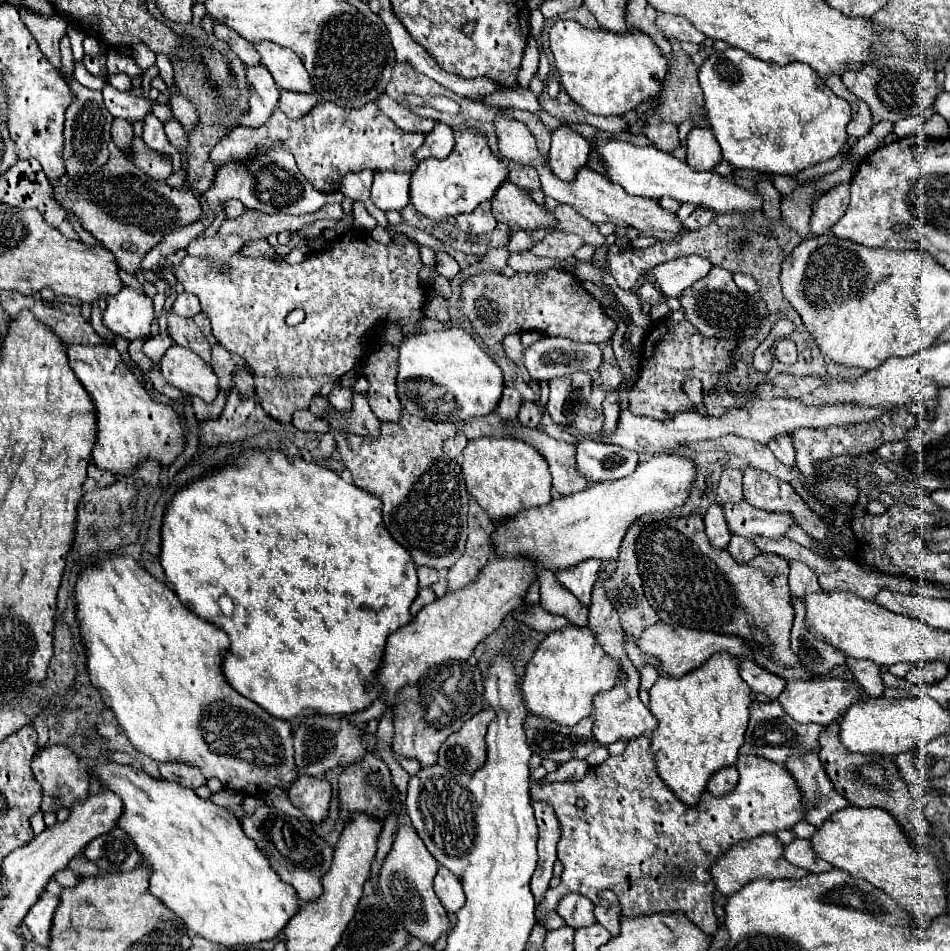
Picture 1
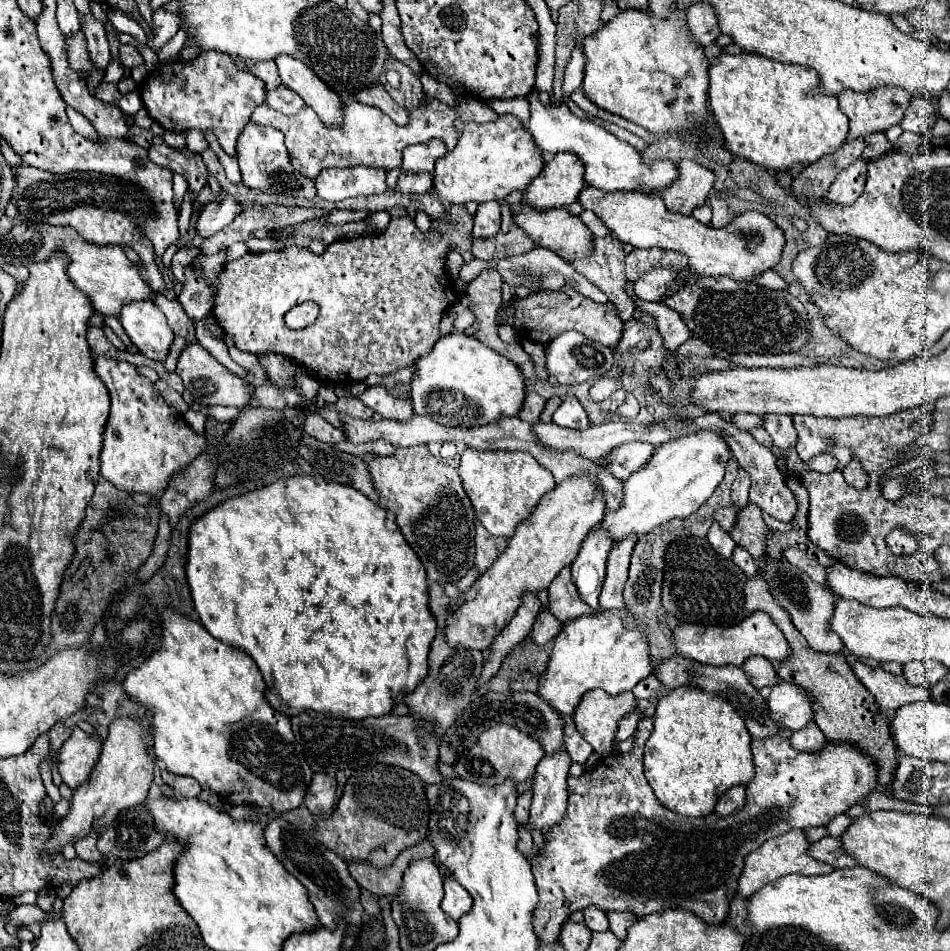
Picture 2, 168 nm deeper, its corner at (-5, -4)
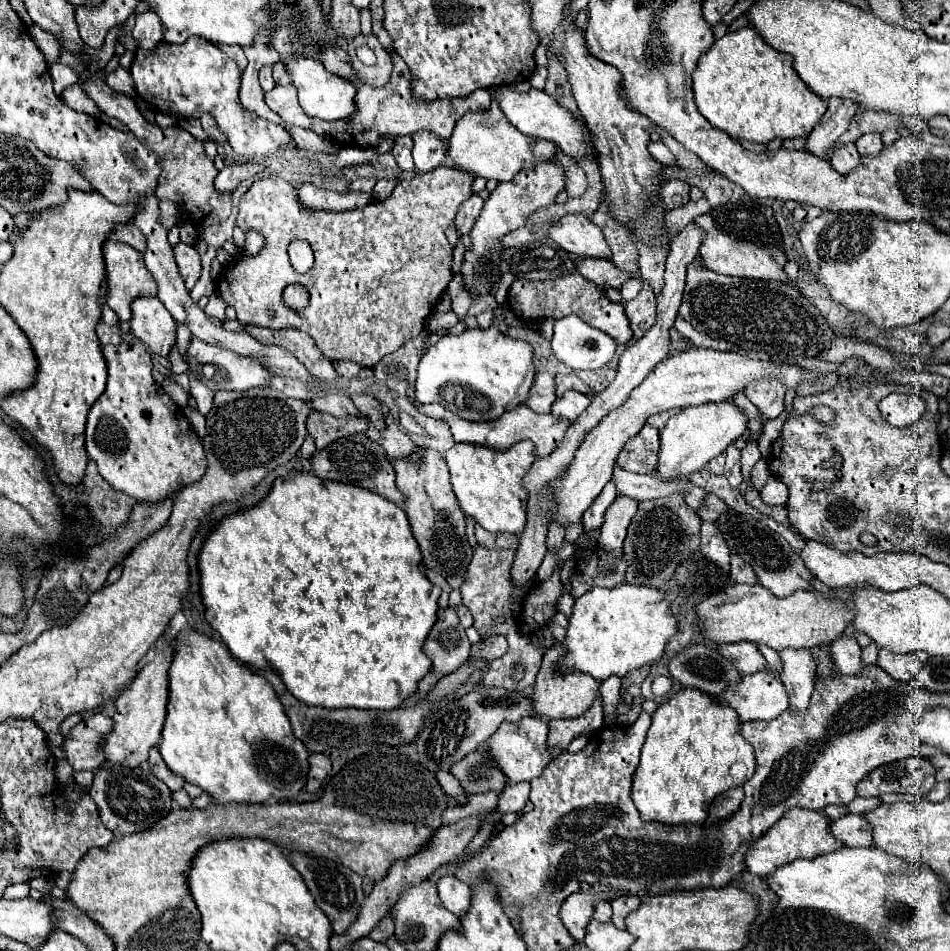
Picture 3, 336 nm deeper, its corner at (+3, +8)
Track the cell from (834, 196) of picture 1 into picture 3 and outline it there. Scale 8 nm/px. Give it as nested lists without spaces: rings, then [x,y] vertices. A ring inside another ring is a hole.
[[[849,142],[849,144],[839,146],[839,148],[831,154],[831,160],[829,160],[829,162],[831,162],[831,166],[833,166],[837,172],[847,174],[849,170],[853,170],[853,168],[861,162],[861,156],[859,156],[855,144]]]

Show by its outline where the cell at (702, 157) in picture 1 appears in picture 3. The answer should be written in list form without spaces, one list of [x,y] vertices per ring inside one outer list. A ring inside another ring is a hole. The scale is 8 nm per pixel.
[[[669,180],[661,186],[661,198],[667,210],[685,206],[689,202],[689,184],[683,180]]]

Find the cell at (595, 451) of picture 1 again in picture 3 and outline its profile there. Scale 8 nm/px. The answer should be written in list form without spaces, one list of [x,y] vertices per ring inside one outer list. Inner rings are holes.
[[[643,426],[643,430],[633,436],[621,450],[617,466],[635,474],[653,474],[657,470],[659,454],[659,430],[653,426]]]

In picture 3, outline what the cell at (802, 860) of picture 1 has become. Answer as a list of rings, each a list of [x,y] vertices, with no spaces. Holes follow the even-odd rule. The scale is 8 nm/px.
[[[847,814],[831,824],[831,832],[835,838],[843,840],[845,846],[851,846],[851,848],[873,846],[871,826],[865,822],[865,816]]]

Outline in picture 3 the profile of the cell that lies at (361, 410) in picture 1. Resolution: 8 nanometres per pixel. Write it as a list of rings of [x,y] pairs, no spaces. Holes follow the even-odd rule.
[[[389,422],[389,426],[379,432],[379,444],[395,460],[409,458],[411,454],[417,452],[417,446],[411,442],[411,438],[405,432],[399,430],[399,426],[395,422]]]

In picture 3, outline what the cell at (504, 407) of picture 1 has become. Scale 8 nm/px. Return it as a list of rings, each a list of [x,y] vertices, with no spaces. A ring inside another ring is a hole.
[[[539,372],[535,378],[535,384],[531,388],[531,396],[525,402],[531,410],[539,412],[539,414],[549,414],[551,406],[555,402],[555,376],[549,372]]]

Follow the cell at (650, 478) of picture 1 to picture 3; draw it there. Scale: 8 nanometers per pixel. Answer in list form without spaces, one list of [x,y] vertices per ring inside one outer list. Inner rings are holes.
[[[725,400],[721,404],[701,404],[681,408],[671,416],[661,428],[661,450],[657,474],[663,478],[687,478],[691,472],[703,468],[711,458],[725,452],[725,448],[747,432],[747,414],[733,402]]]

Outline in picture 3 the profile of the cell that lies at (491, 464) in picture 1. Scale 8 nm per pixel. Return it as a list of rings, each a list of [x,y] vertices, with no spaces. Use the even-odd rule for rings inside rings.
[[[529,440],[517,442],[505,452],[473,444],[455,444],[445,452],[445,460],[449,464],[453,492],[463,512],[473,516],[475,522],[479,522],[489,532],[523,532],[527,492],[523,490],[521,480],[535,462],[533,444]]]

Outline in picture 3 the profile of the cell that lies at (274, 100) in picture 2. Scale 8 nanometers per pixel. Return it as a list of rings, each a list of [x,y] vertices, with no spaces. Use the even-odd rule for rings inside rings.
[[[283,62],[273,64],[273,78],[275,78],[275,82],[277,82],[277,84],[281,84],[281,86],[285,86],[285,84],[289,84],[289,82],[291,82],[291,78],[289,78],[289,74],[287,74],[287,70],[285,70],[285,64],[283,64]]]

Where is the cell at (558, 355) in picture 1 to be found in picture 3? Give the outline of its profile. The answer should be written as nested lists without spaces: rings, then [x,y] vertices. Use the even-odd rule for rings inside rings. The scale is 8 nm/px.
[[[577,316],[555,320],[553,330],[553,352],[573,370],[597,370],[605,366],[617,350],[617,342],[609,334],[599,332]]]

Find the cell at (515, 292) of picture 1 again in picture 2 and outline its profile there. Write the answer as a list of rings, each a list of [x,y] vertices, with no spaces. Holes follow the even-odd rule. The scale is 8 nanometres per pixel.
[[[571,286],[537,292],[521,300],[513,298],[511,302],[505,302],[499,308],[499,324],[509,324],[519,334],[525,332],[525,338],[531,338],[533,342],[541,342],[541,344],[549,344],[553,338],[557,338],[565,330],[575,330],[585,334],[589,340],[601,342],[603,346],[609,346],[609,348],[617,346],[617,342],[621,340],[621,330],[623,330],[623,320],[619,318],[617,308],[611,302],[597,304],[591,298],[573,290]]]

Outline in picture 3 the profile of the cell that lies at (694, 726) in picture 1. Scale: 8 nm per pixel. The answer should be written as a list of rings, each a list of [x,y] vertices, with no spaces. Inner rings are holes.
[[[683,688],[681,692],[671,696],[669,702],[659,706],[653,714],[653,724],[641,750],[639,768],[633,774],[631,798],[639,810],[641,820],[665,826],[703,824],[717,794],[743,786],[745,780],[749,780],[755,772],[755,752],[753,746],[741,736],[739,726],[741,724],[735,710],[715,704],[707,694],[697,692],[695,688]]]

